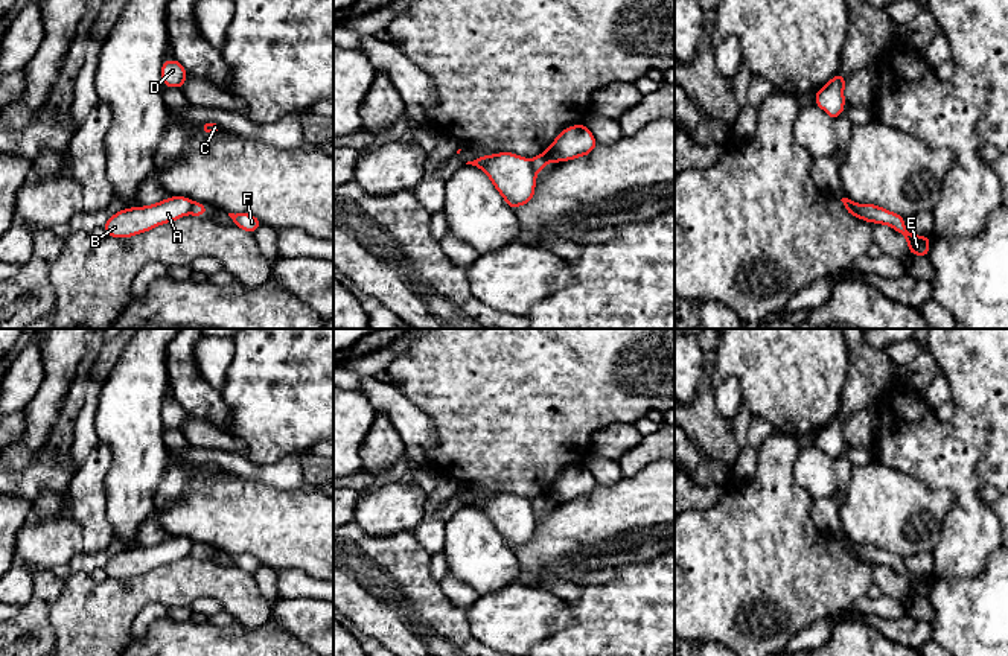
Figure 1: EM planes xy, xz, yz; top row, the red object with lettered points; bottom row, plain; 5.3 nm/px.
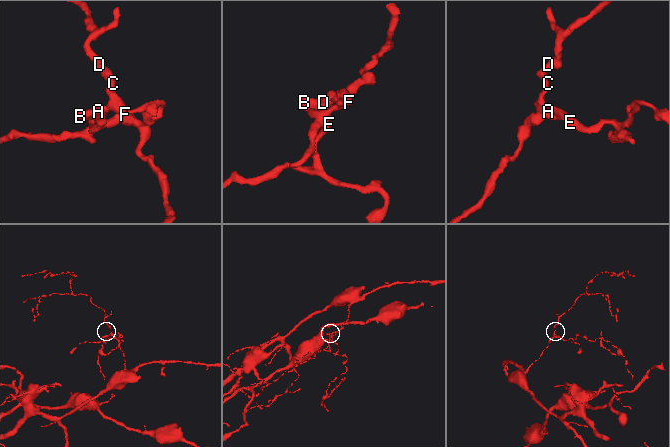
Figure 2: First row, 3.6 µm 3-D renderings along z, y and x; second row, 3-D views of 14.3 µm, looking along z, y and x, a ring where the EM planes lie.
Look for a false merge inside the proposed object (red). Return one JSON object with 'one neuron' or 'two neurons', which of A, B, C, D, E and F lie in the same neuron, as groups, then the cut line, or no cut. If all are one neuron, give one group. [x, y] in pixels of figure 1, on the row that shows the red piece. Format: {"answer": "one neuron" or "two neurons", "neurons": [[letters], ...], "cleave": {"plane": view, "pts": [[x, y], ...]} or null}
{"answer": "two neurons", "neurons": [["A", "B", "E"], ["C", "D", "F"]], "cleave": {"plane": "xz", "pts": [[530, 160], [535, 172]]}}

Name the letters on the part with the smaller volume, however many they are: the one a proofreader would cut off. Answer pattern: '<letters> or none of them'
A, B, E

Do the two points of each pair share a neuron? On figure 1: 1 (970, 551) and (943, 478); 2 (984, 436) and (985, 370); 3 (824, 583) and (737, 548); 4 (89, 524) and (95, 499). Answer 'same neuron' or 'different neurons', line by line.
1: same neuron
2: same neuron
3: same neuron
4: same neuron

